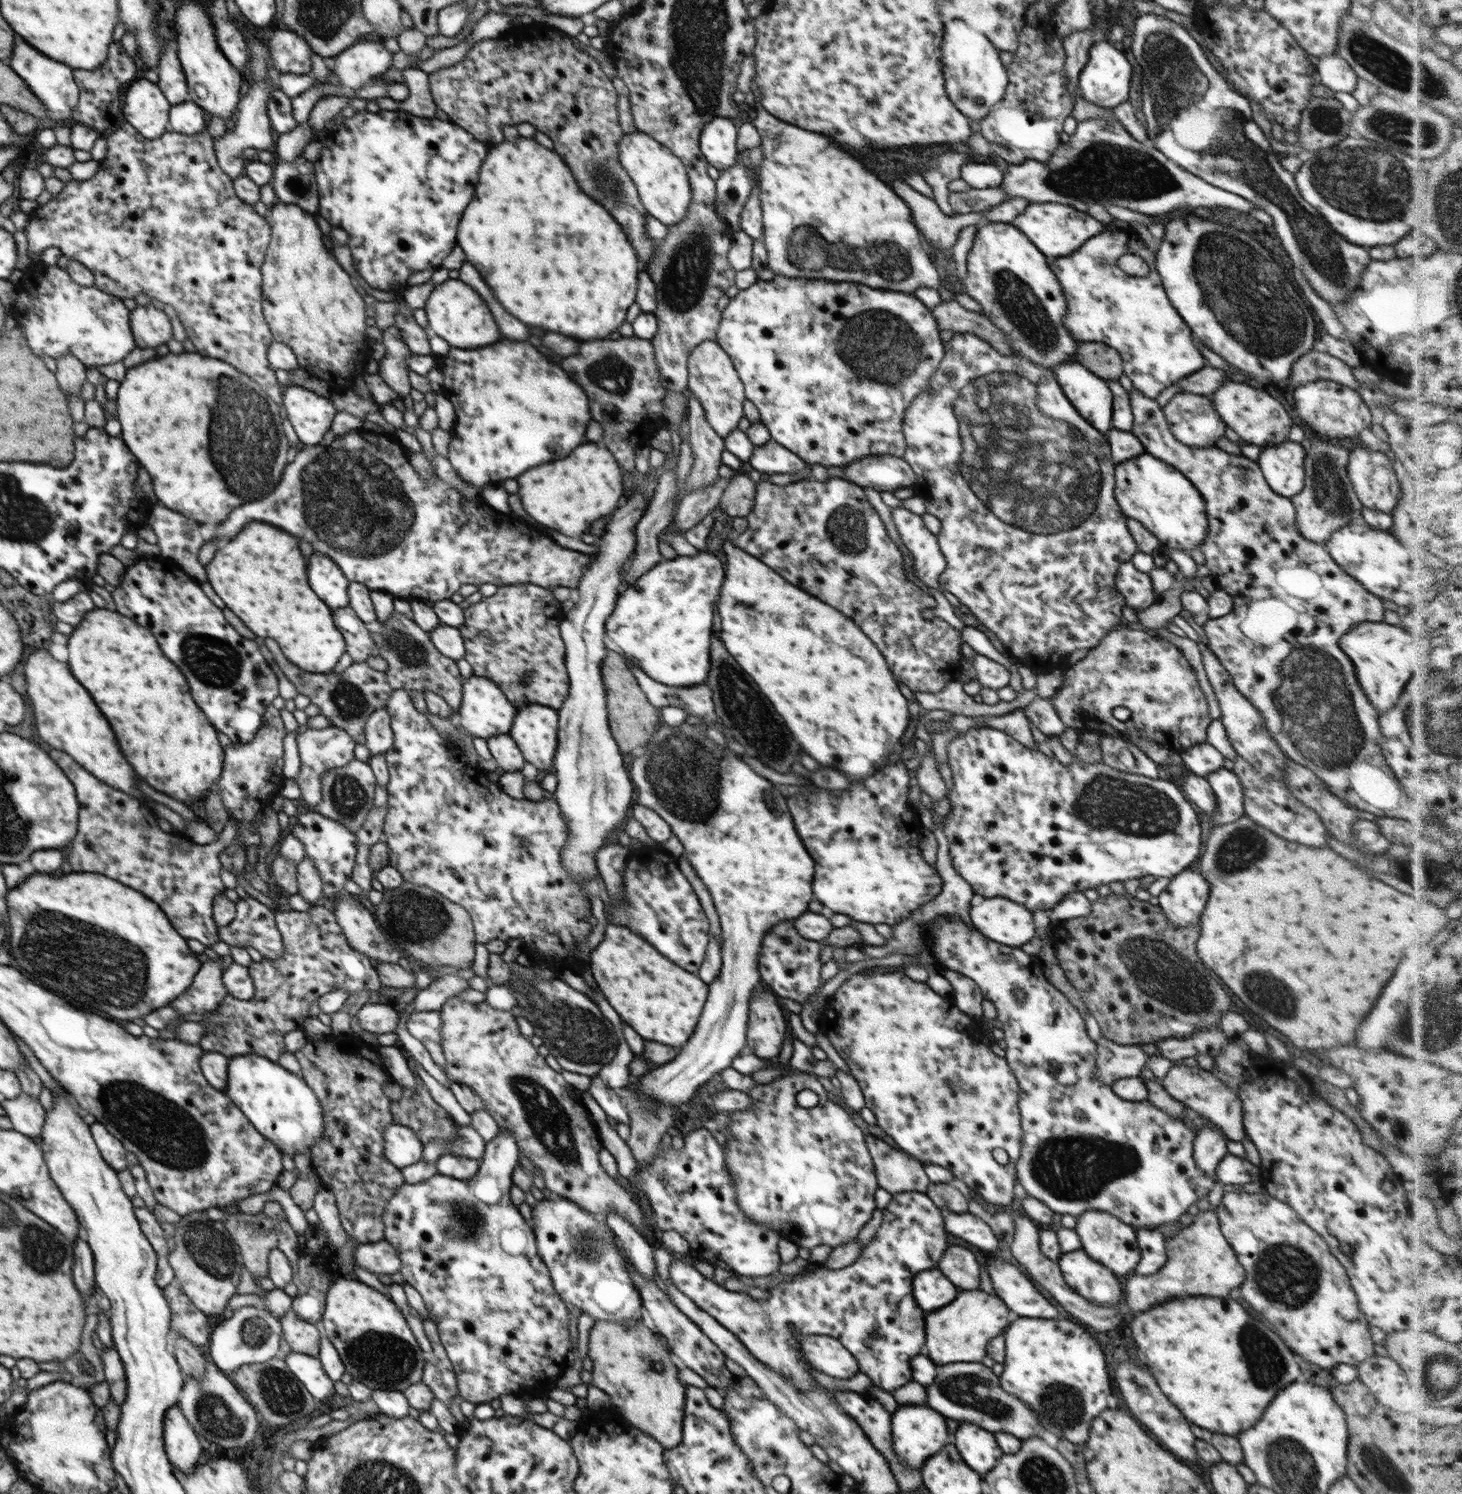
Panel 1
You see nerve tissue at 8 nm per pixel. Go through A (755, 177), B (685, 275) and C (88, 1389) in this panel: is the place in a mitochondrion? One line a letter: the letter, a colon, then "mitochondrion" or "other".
A: other
B: mitochondrion
C: other

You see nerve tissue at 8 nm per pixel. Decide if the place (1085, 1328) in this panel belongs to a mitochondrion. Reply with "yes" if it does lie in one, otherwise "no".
no

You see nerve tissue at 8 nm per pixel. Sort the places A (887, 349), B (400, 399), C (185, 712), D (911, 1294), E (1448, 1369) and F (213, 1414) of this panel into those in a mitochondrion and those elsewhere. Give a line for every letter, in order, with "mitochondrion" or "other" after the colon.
A: mitochondrion
B: other
C: other
D: other
E: mitochondrion
F: mitochondrion

